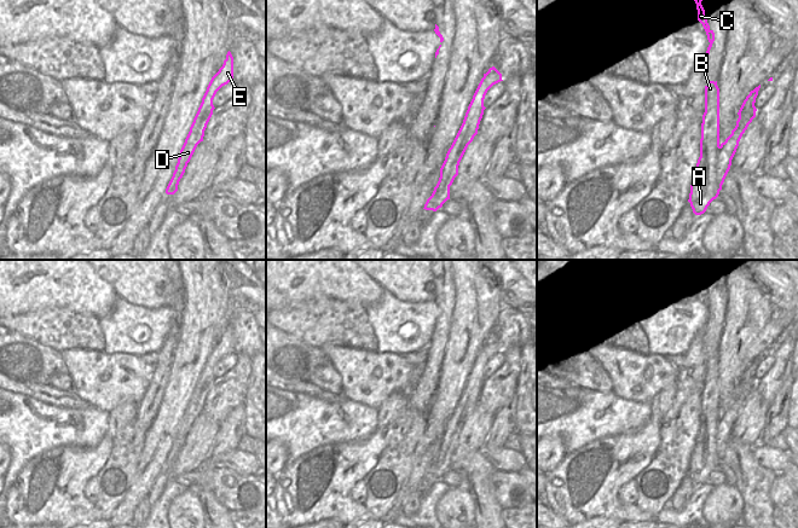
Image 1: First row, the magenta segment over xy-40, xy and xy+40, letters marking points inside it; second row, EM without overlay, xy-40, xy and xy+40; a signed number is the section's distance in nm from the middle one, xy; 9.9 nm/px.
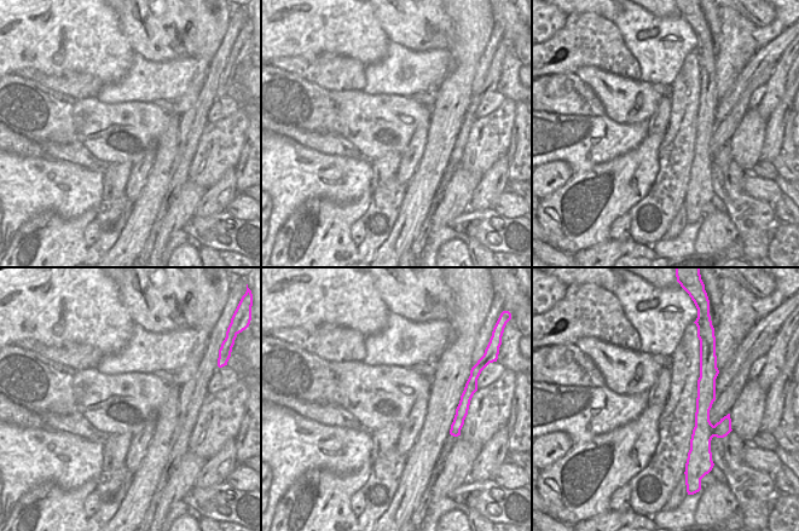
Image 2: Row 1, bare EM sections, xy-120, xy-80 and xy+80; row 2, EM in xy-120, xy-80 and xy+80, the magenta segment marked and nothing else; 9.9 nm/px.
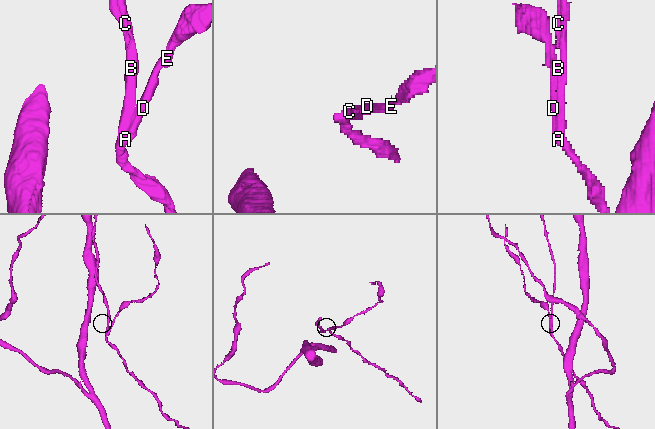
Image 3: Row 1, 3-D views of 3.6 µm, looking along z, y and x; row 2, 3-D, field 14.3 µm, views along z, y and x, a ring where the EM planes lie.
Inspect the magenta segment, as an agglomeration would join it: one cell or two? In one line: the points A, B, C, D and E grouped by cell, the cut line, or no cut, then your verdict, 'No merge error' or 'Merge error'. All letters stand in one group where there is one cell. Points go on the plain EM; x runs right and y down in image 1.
Groups: A B C / D E. Split along xy+40 (721, 417), (717, 424), (717, 460), (710, 471). Merge error

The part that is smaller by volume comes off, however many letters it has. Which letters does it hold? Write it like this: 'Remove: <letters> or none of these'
Remove: D, E

